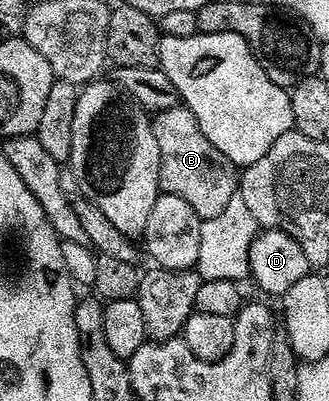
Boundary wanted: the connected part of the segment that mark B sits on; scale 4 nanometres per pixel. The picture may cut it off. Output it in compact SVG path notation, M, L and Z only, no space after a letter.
M177 105L165 111L155 112L151 125L154 141L158 141L158 153L160 154L161 192L174 197L182 197L182 201L187 201L190 204L190 209L194 209L194 213L198 213L201 220L215 217L221 213L222 209L229 204L230 197L238 191L236 164L230 162L222 153L218 153L218 149L214 149L214 145L210 145L210 141L206 141L194 113L190 113L190 109L186 106Z

